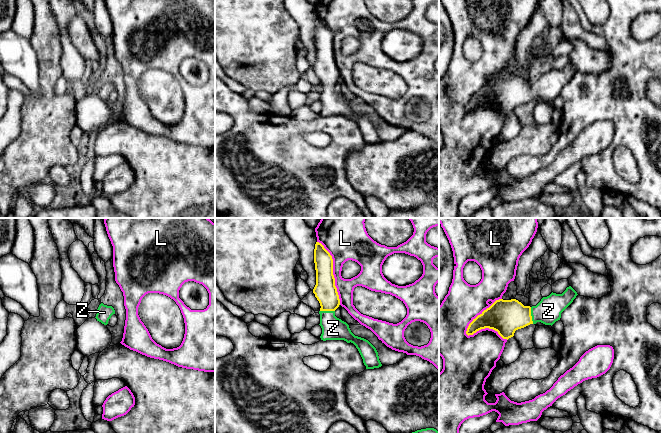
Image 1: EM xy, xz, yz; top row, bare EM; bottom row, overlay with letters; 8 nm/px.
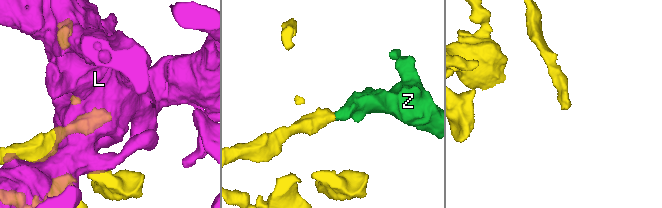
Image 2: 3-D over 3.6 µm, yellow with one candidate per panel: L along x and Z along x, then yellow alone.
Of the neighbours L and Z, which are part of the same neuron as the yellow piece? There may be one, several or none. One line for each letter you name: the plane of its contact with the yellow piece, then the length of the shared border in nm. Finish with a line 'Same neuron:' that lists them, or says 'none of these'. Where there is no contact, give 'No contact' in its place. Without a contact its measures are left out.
Z: Touches yellow in yz. Shared border 140 nm
Same neuron: Z

